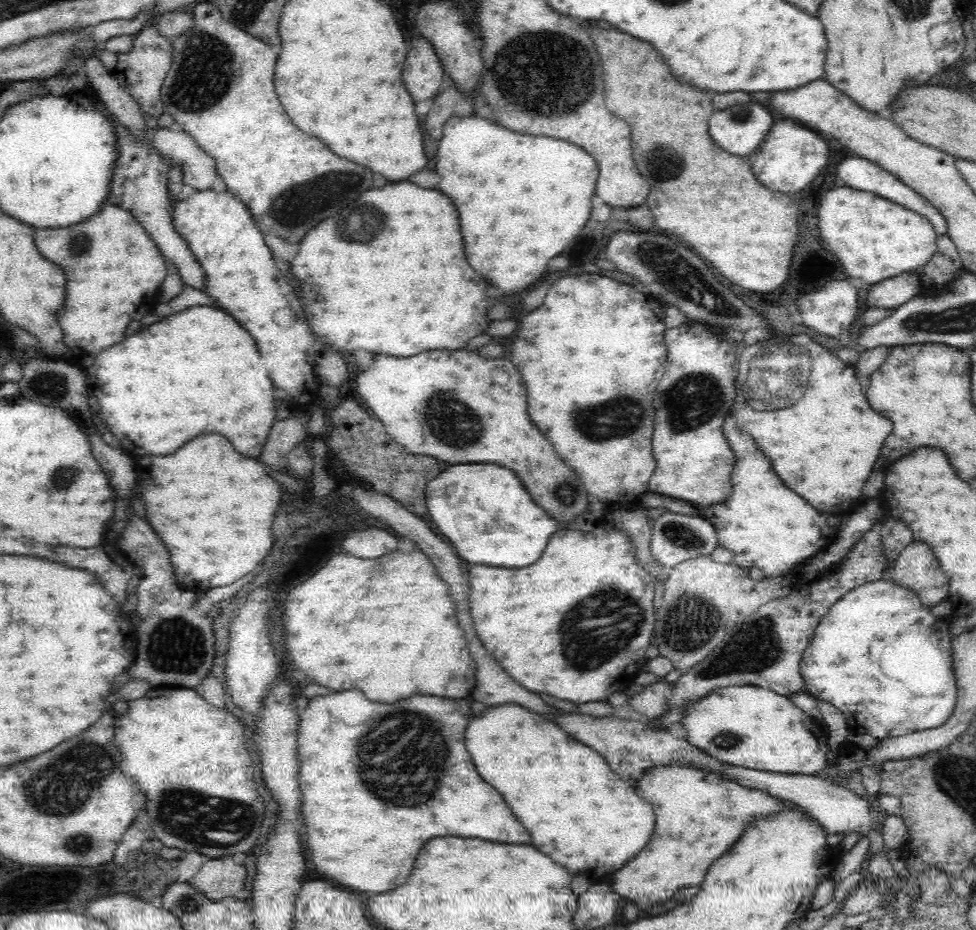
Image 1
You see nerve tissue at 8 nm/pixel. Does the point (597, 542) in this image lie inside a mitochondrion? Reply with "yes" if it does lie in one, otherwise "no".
no

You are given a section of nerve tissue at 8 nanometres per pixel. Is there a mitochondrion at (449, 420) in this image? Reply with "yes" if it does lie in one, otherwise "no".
yes

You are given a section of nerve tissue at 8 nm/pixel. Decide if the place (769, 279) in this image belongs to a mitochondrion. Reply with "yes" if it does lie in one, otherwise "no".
no

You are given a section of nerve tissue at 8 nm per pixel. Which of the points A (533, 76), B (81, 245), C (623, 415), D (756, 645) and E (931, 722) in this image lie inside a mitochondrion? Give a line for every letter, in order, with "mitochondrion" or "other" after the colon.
A: mitochondrion
B: mitochondrion
C: mitochondrion
D: mitochondrion
E: other

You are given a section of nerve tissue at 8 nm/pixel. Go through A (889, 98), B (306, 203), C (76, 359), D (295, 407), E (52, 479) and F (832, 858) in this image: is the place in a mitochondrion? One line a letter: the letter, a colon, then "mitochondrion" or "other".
A: other
B: mitochondrion
C: other
D: other
E: mitochondrion
F: other

